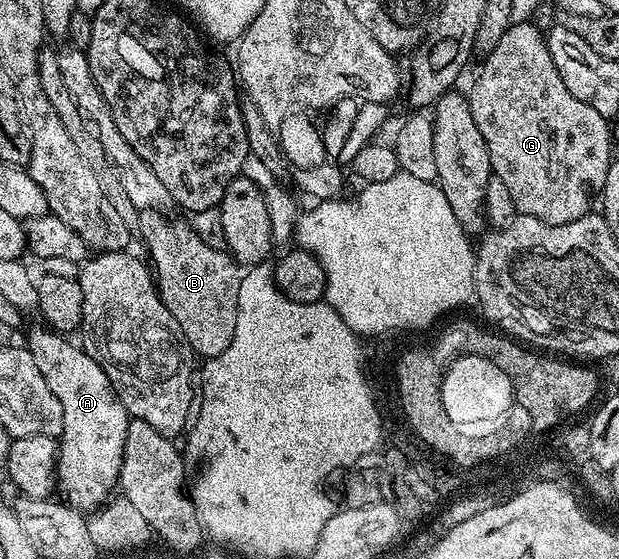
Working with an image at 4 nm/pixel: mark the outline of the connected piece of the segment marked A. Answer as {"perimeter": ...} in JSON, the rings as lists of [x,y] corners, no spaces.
{"perimeter":[[[47,326],[33,328],[29,332],[27,347],[34,355],[35,363],[43,374],[43,379],[51,388],[51,392],[58,396],[63,406],[63,428],[59,437],[59,451],[57,454],[56,487],[65,491],[64,499],[76,509],[94,510],[102,507],[110,499],[112,488],[118,487],[121,467],[124,458],[124,439],[131,419],[129,411],[117,396],[111,386],[107,374],[103,374],[103,366],[87,354],[80,343],[73,344],[68,335],[51,330]]]}

